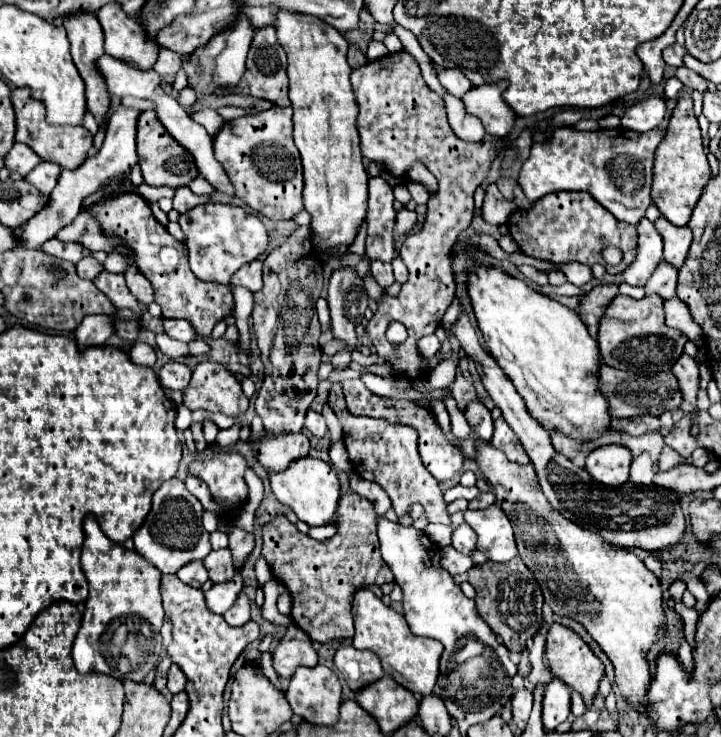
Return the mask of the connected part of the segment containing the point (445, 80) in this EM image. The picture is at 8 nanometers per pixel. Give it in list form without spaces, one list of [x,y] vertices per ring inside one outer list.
[[[434,63],[434,71],[436,71],[442,87],[456,97],[462,97],[472,87],[472,83],[468,79],[464,79],[464,75],[456,69],[442,69],[442,67],[436,67],[436,63]]]

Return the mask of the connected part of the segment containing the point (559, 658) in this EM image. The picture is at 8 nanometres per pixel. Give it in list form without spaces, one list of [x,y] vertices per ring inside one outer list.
[[[554,623],[546,637],[546,659],[554,677],[564,679],[564,683],[578,691],[584,697],[584,703],[590,707],[594,695],[598,693],[598,683],[604,677],[604,663],[592,653],[592,649],[582,641],[582,637],[576,631]]]

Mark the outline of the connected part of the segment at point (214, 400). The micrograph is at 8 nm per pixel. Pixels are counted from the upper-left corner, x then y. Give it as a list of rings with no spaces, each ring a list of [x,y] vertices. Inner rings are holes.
[[[204,361],[194,367],[182,397],[190,411],[204,409],[210,413],[240,417],[248,409],[248,397],[242,393],[240,381],[226,369],[226,365],[214,361]]]

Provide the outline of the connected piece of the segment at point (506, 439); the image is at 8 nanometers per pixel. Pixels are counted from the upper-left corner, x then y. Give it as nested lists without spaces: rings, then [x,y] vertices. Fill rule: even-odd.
[[[504,419],[494,421],[494,435],[492,435],[490,443],[496,449],[500,449],[510,461],[516,461],[516,463],[528,463],[530,461],[522,443],[516,439],[516,433],[508,427],[508,423]]]

